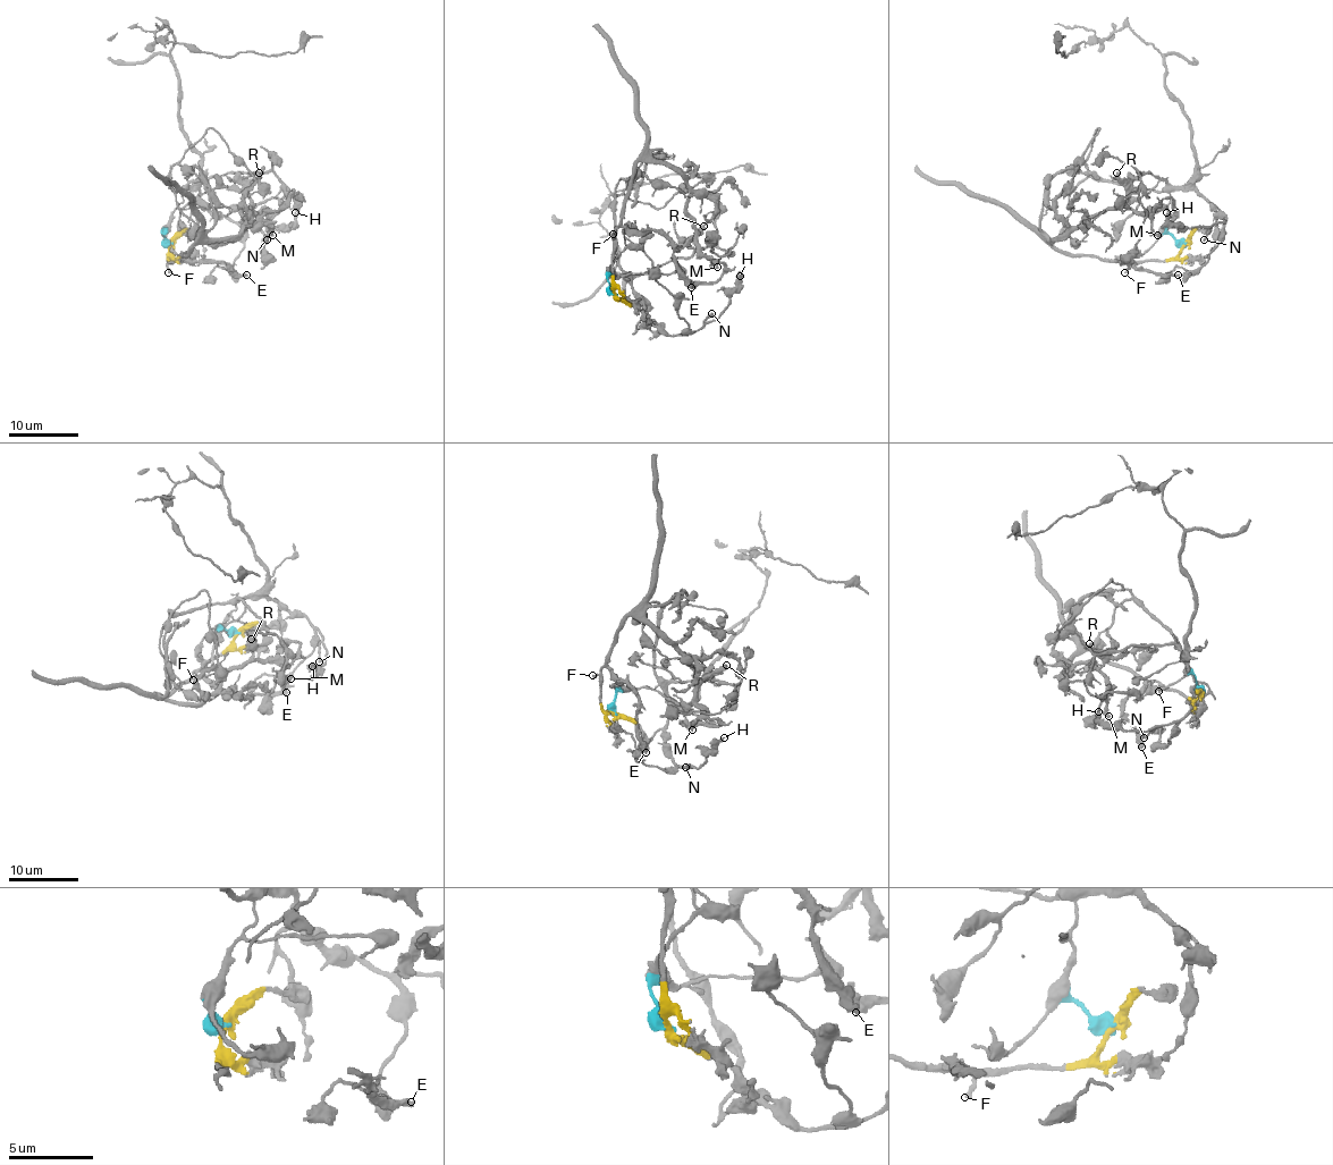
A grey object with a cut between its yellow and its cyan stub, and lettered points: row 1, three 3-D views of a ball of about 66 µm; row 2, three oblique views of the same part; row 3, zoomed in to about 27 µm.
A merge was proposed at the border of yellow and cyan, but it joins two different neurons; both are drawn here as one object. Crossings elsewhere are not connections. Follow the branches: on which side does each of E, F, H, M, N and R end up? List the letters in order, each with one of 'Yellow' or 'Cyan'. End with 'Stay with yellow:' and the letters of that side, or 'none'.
E: Yellow
F: Yellow
H: Cyan
M: Yellow
N: Cyan
R: Yellow
Stay with yellow: E, F, M, R

